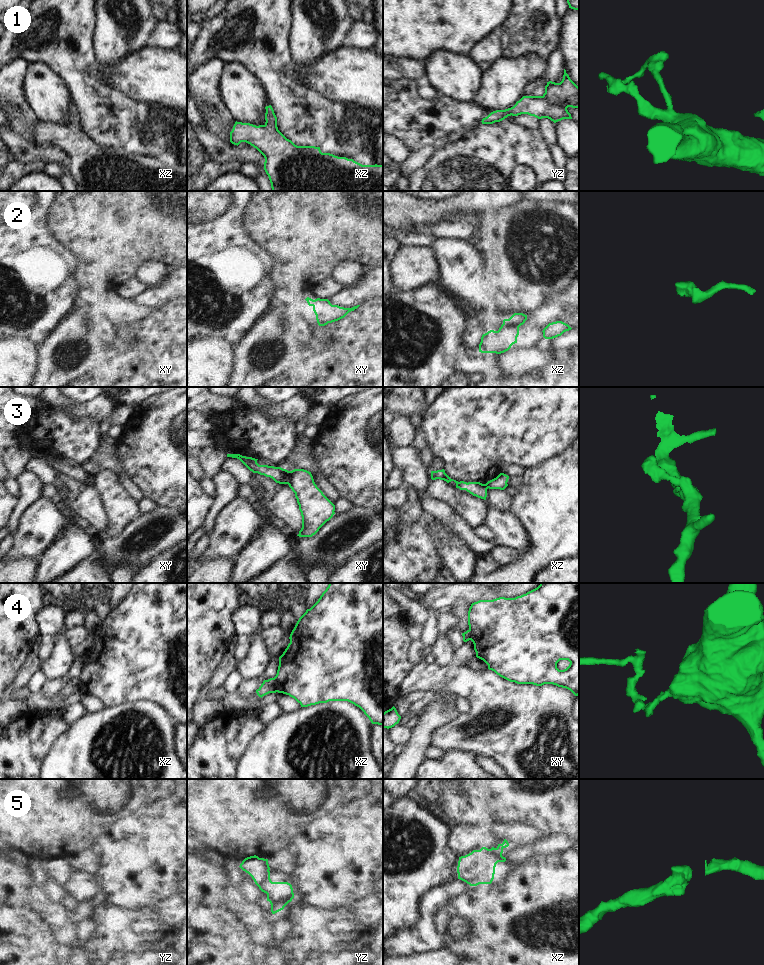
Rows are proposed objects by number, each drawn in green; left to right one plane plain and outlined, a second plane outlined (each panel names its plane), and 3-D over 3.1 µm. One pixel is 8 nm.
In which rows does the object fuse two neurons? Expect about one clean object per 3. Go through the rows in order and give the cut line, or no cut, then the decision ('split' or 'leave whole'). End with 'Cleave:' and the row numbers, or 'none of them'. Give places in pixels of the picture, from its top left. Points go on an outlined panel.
1: no cut; leave whole
2: cut in xz along (508, 319), (518, 329); split
3: cut in xy along (290, 471), (290, 480), (287, 483); split
4: cut in xz along (273, 678), (276, 691); split
5: cut in xz along (480, 849), (491, 850), (501, 856); split
Cleave: 2, 3, 4, 5

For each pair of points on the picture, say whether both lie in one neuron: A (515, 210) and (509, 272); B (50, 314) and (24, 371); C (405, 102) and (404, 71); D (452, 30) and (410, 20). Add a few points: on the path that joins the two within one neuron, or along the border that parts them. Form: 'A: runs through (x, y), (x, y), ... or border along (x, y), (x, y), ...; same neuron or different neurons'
A: runs through (515, 225), (511, 233), (511, 257); same neuron
B: border along (14, 336), (32, 341), (37, 346); different neurons
C: border along (393, 79), (413, 79), (416, 81); different neurons
D: runs through (442, 26), (432, 20), (420, 20); same neuron

